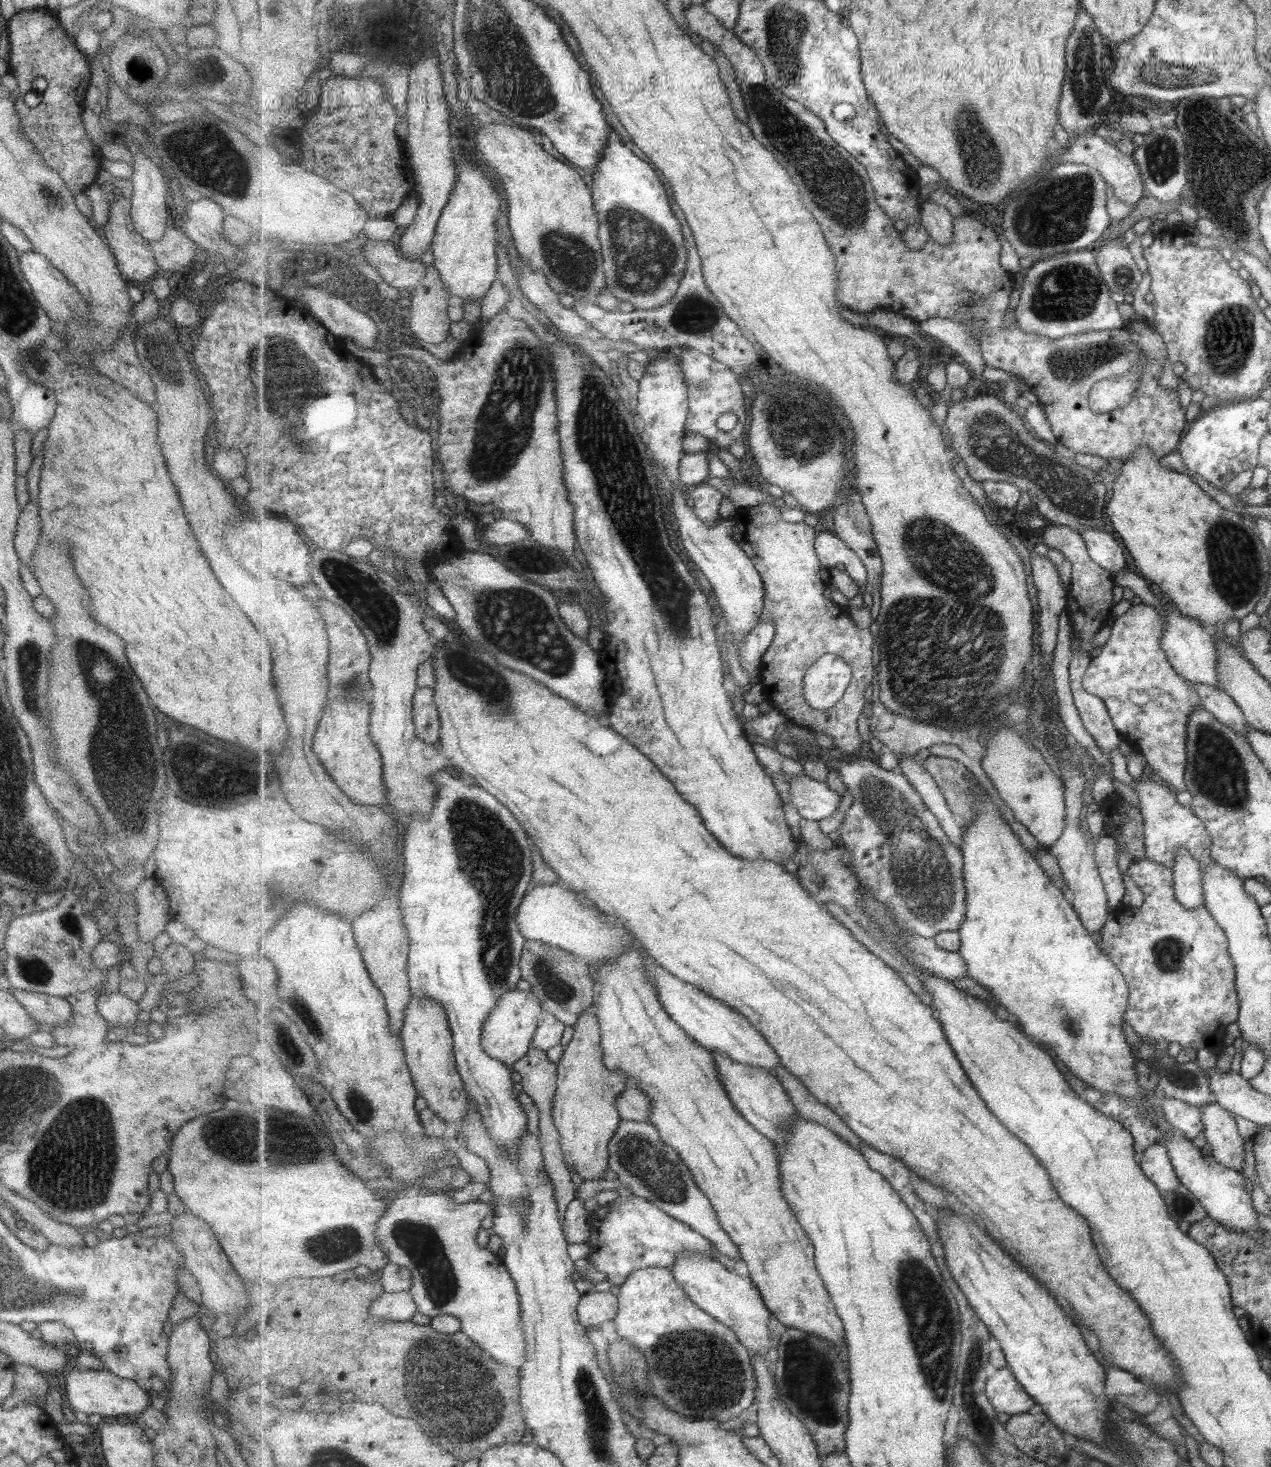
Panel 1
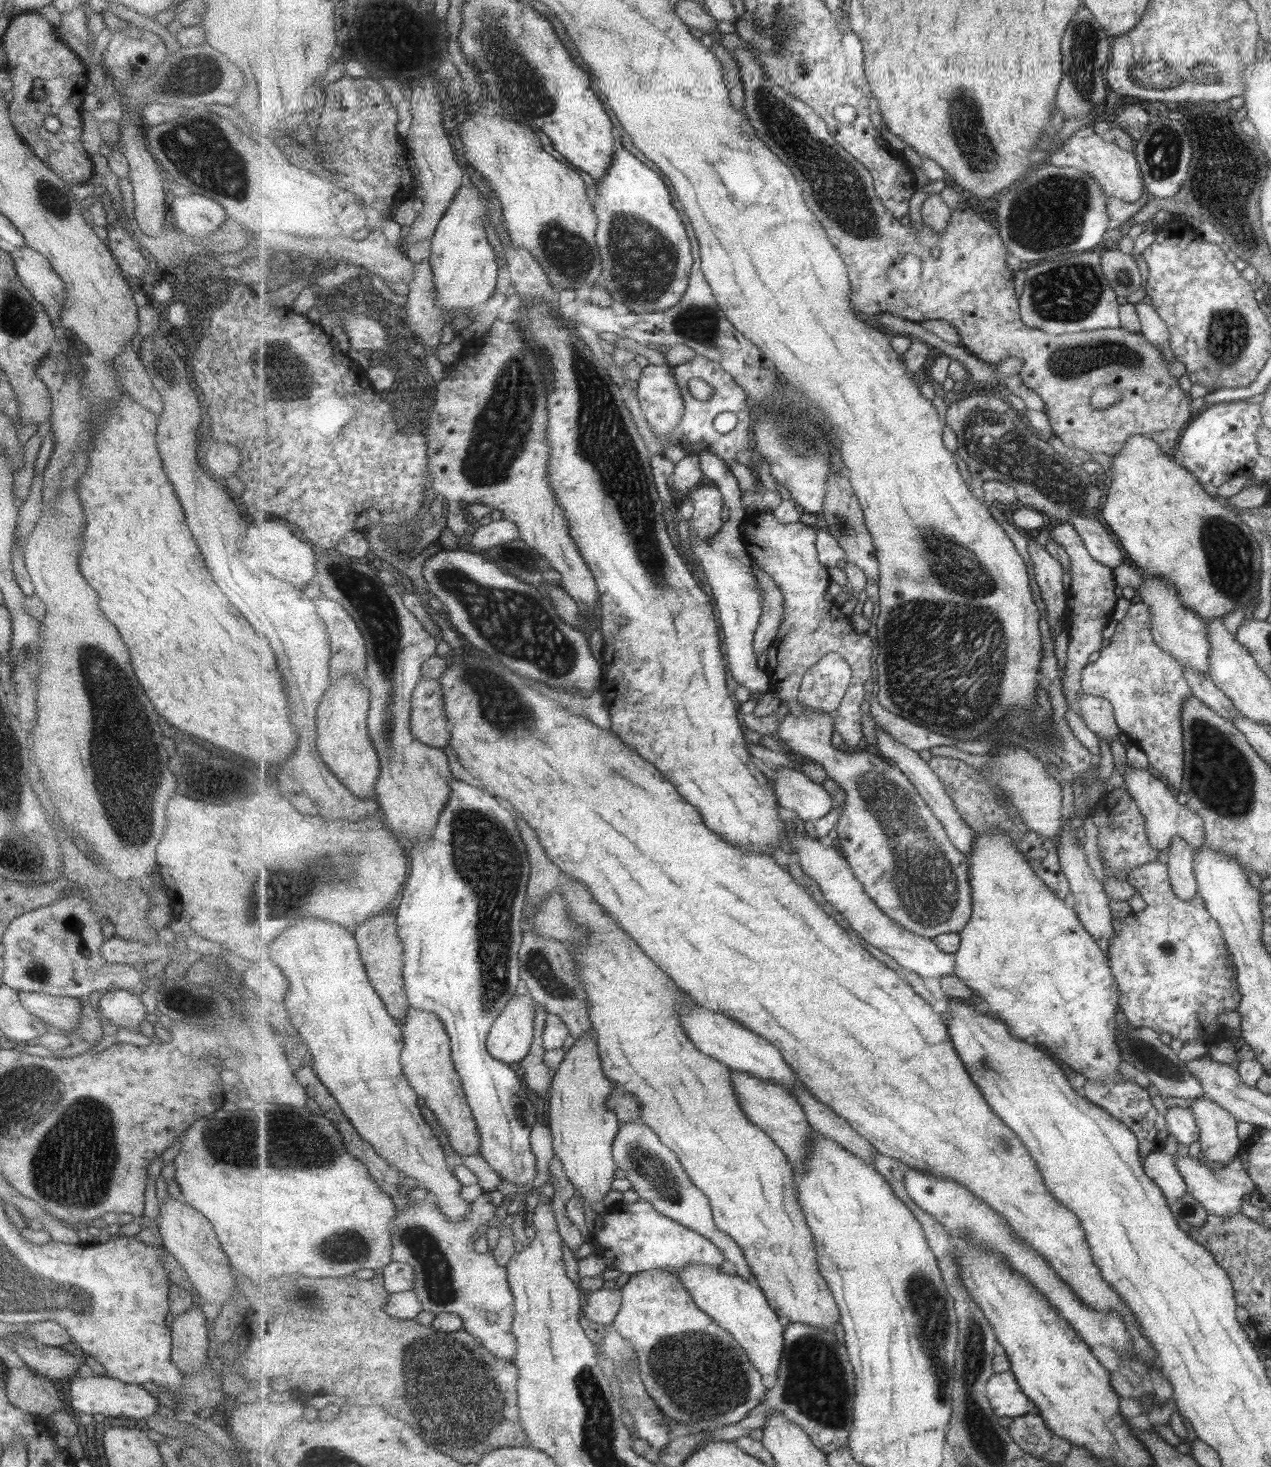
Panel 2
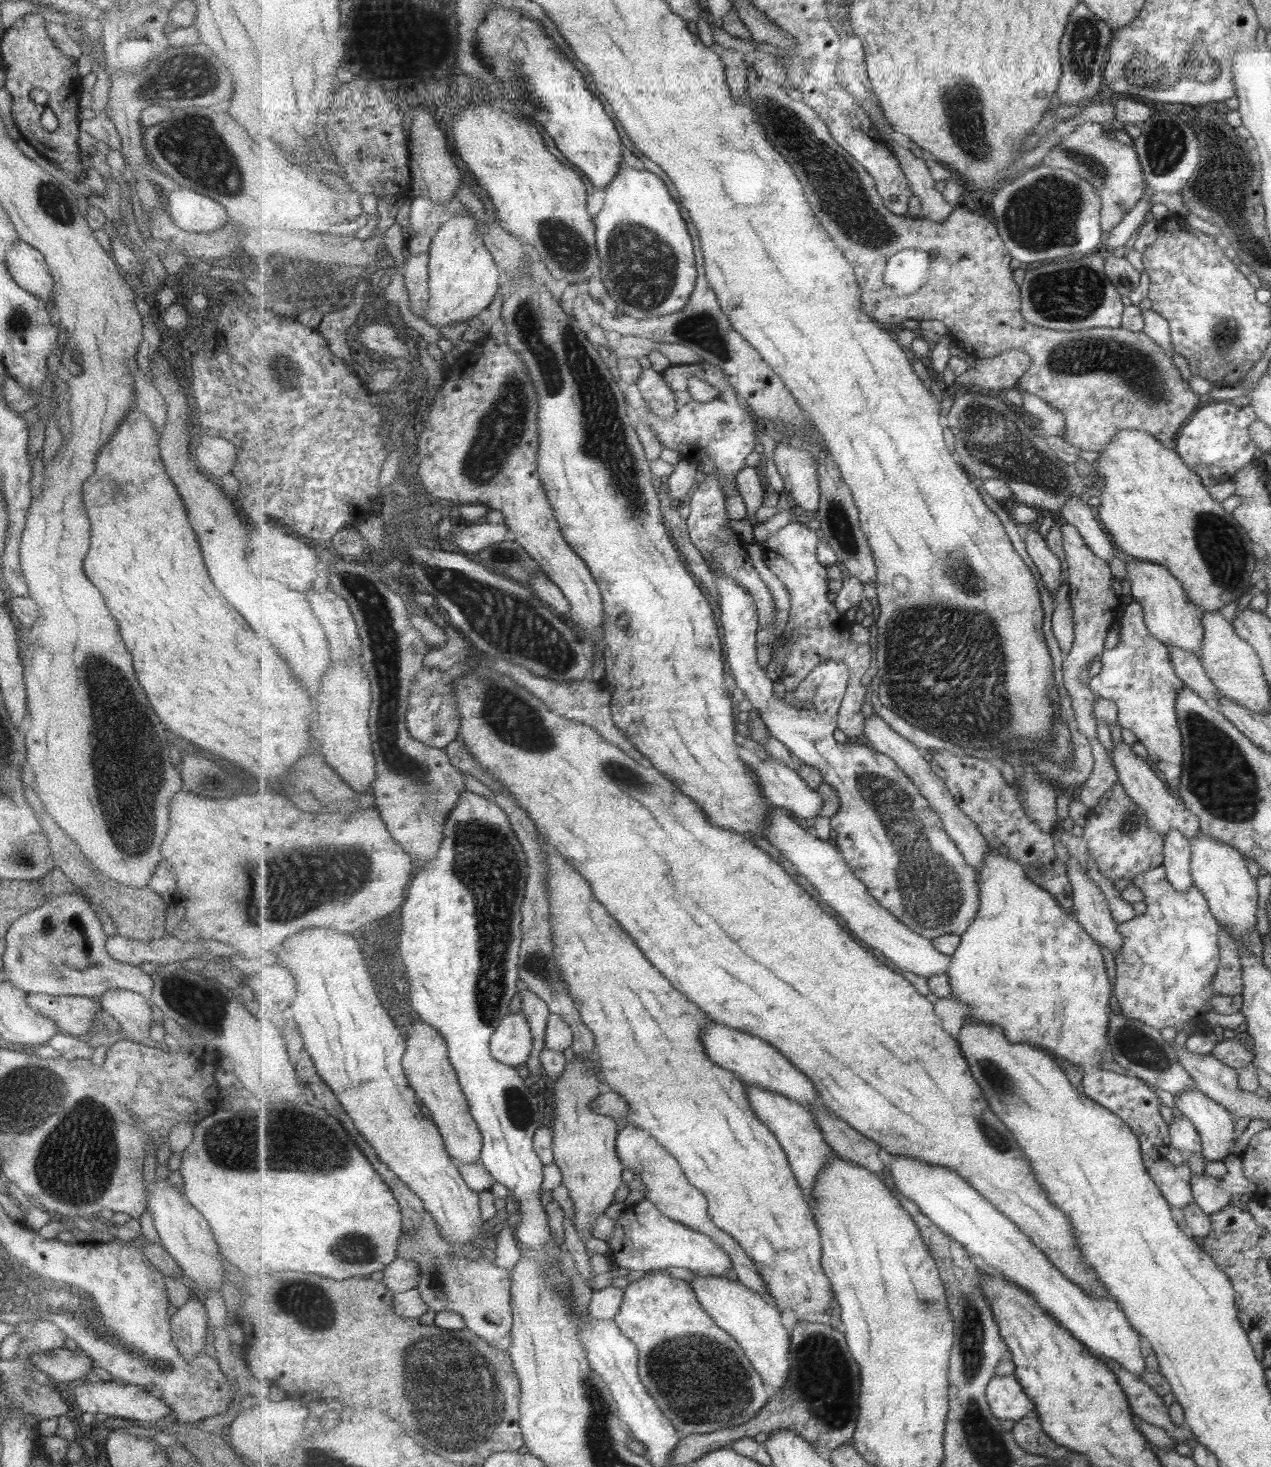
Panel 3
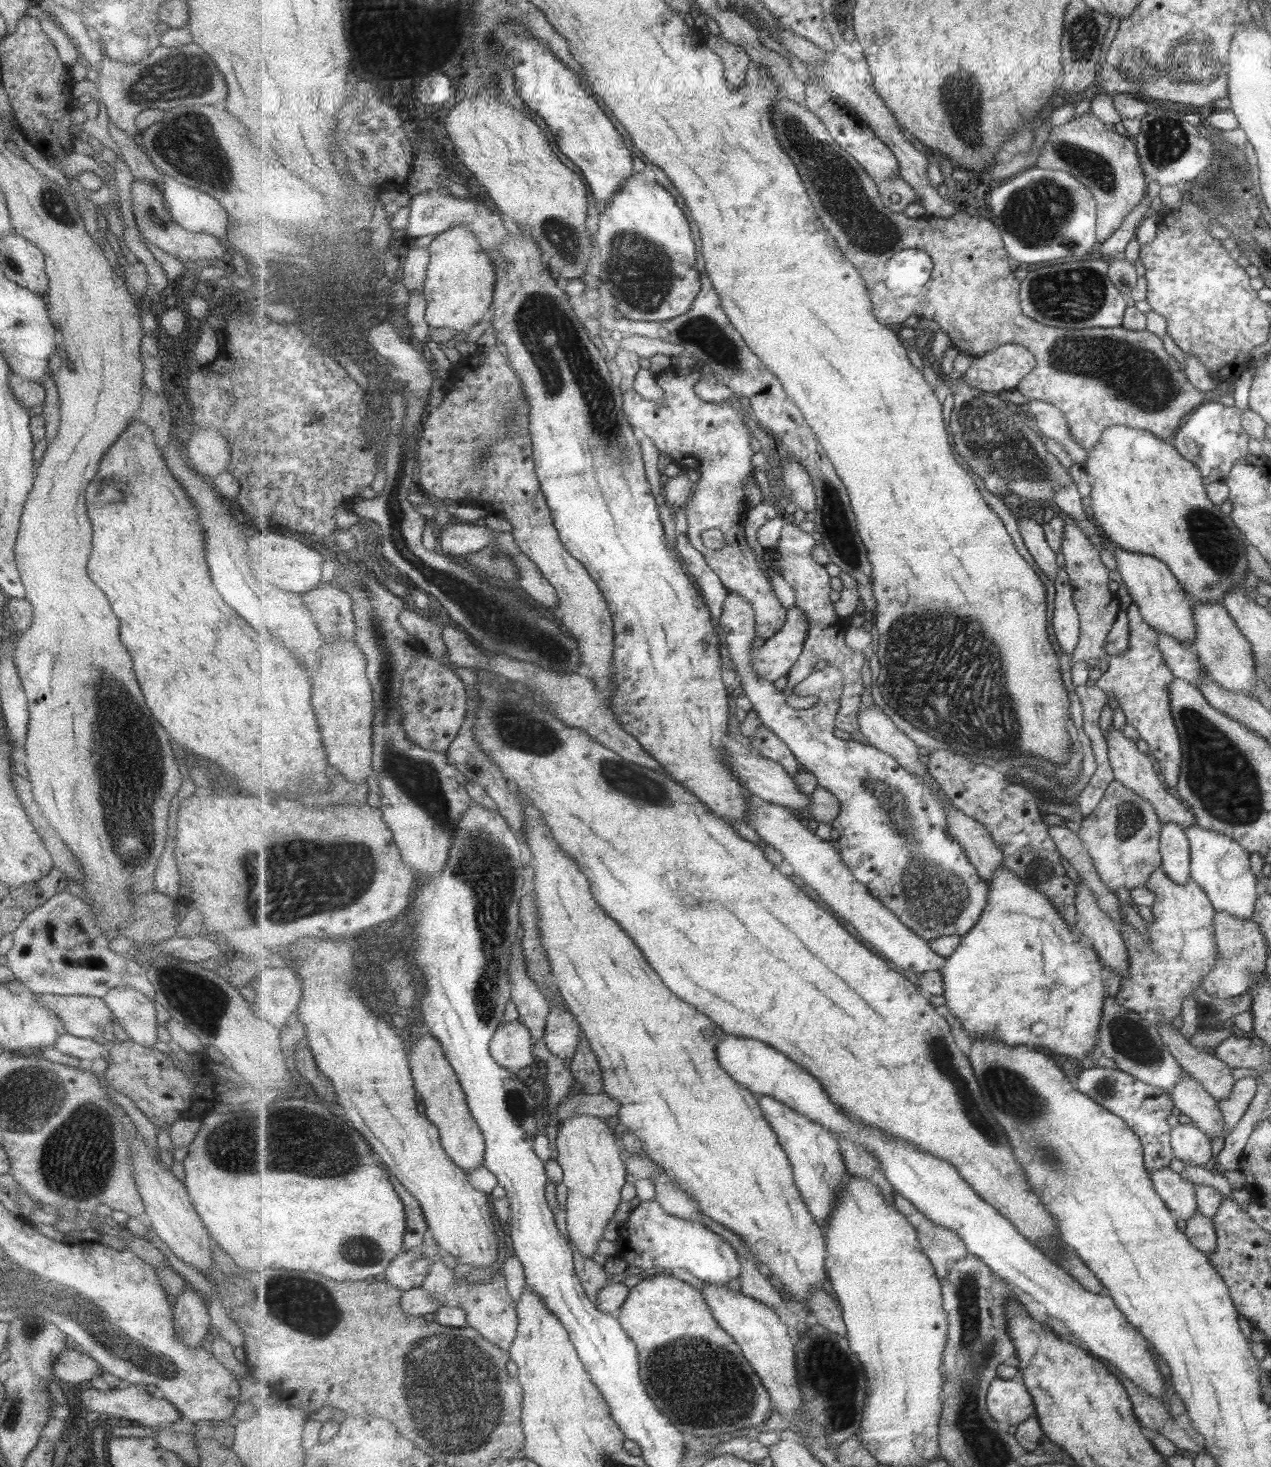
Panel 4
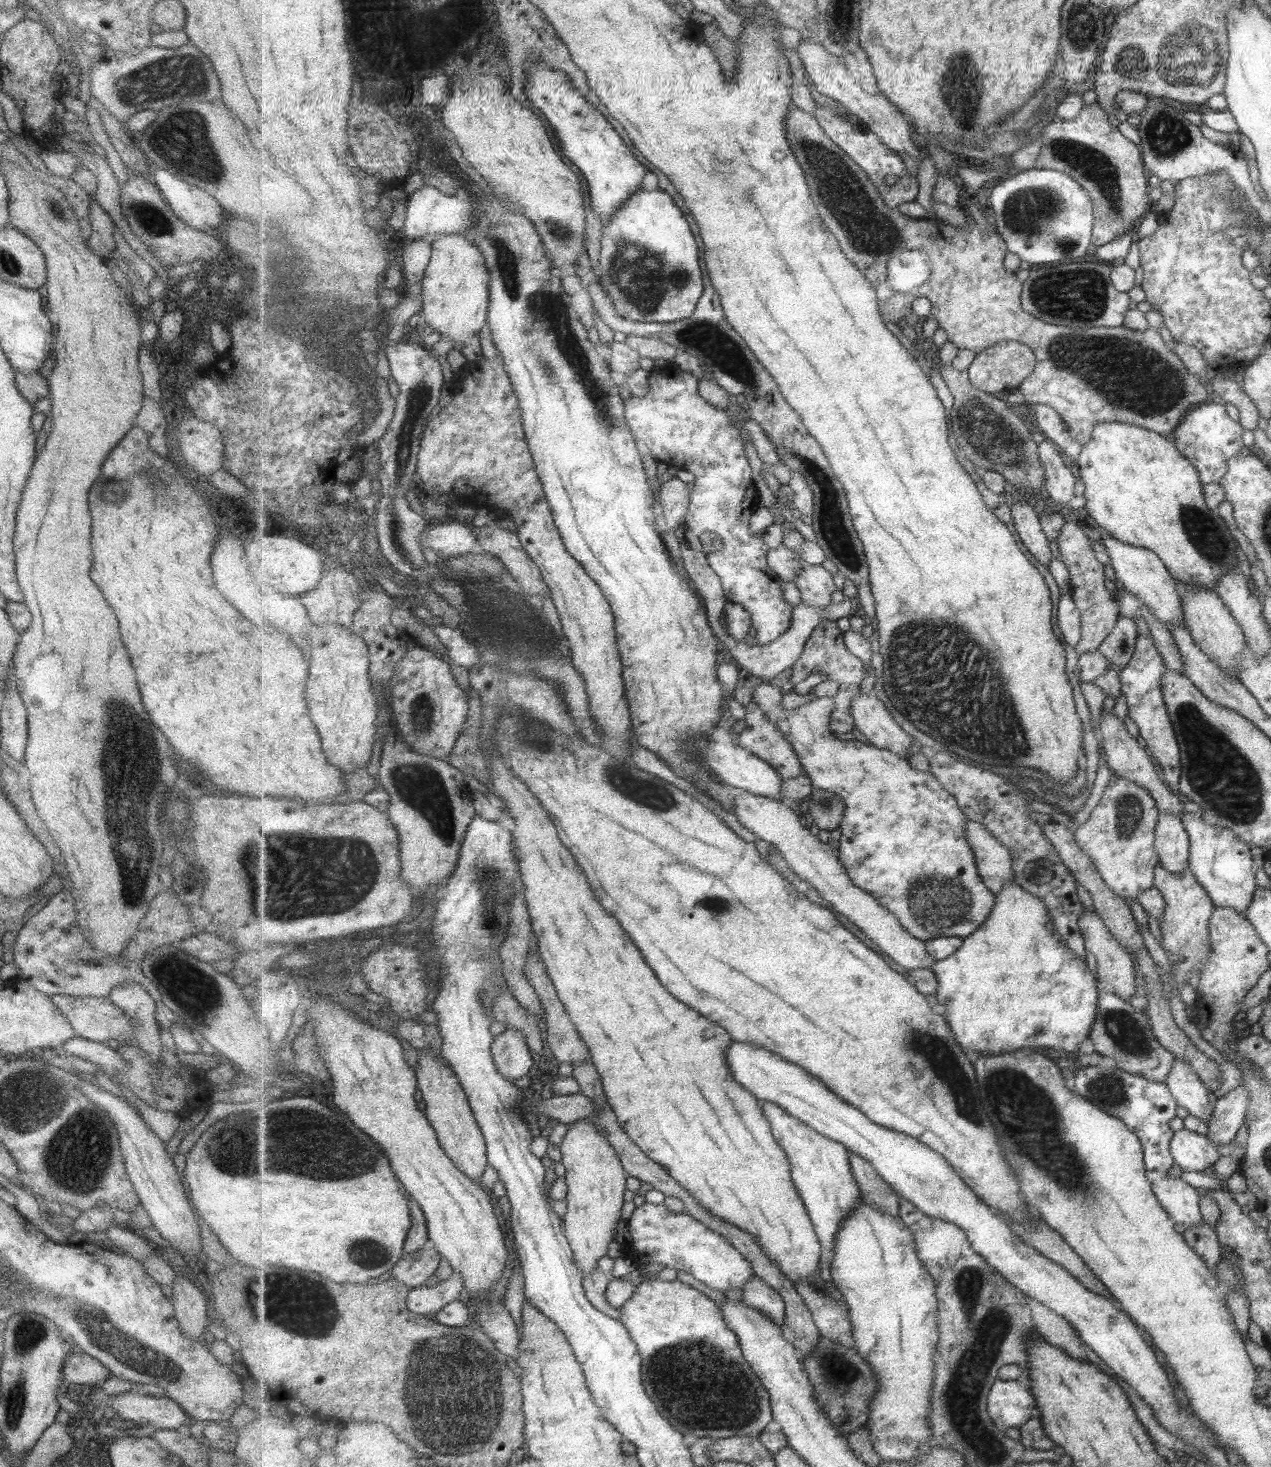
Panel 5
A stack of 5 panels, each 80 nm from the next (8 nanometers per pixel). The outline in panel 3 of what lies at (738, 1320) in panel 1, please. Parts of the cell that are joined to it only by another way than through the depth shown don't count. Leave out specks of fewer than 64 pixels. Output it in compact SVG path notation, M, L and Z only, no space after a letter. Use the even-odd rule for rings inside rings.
M695 1275L690 1282L696 1291L701 1306L713 1320L744 1347L749 1360L764 1378L764 1383L772 1393L778 1393L789 1376L789 1348L791 1333L781 1324L781 1311L774 1298L745 1286L741 1281L718 1276Z

